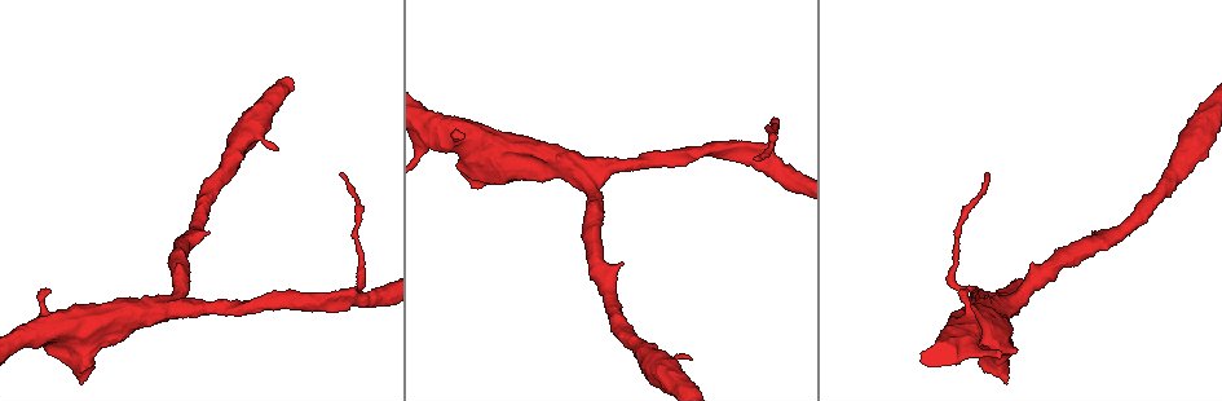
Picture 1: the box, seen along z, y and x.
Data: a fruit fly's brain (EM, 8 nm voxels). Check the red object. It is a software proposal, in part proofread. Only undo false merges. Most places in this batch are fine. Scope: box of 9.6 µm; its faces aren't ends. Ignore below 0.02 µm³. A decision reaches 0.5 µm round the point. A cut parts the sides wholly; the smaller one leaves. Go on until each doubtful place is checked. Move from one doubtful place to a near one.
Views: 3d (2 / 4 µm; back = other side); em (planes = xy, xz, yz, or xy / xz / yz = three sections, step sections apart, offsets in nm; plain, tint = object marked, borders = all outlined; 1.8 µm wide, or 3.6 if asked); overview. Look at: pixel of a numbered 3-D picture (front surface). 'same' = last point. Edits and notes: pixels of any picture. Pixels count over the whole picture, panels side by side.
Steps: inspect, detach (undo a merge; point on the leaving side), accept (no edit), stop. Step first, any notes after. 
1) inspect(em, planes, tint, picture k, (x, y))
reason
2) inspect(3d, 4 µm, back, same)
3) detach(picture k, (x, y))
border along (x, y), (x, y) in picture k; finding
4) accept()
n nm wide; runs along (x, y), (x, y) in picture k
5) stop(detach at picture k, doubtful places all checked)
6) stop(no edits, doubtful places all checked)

inspect(em, 3.6 µm, planes, tint, picture 1, (969, 311))
thick turns thin

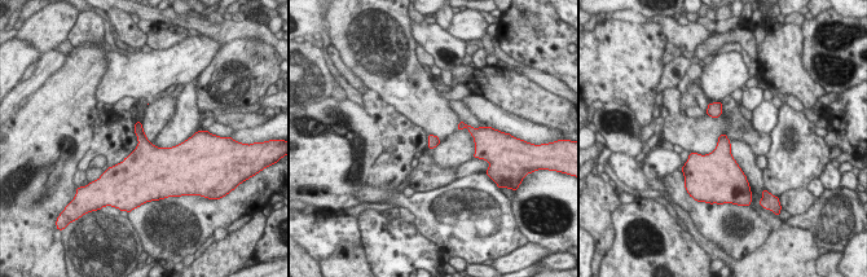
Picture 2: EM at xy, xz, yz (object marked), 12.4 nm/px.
accept()
140 nm wide; one neuron here

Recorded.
inspect(em, yz, step 8, tint, picture 1, (769, 125))
narrows sharply

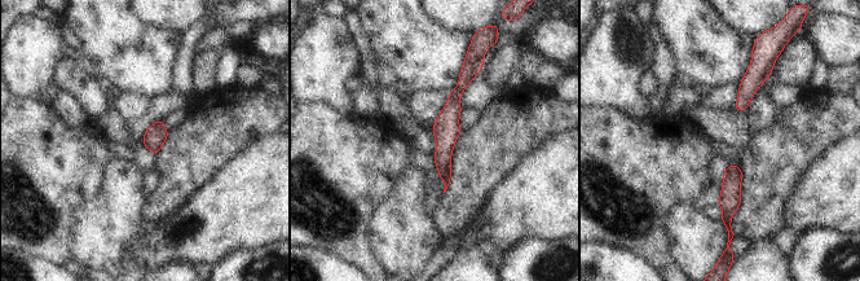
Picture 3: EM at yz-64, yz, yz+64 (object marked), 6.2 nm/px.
accept()
runs along (464, 70), (446, 124), (446, 179) in picture 3; continuous, no second neuron

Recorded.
inspect(em, planes, borders, picture 1, (760, 163))
arms part here

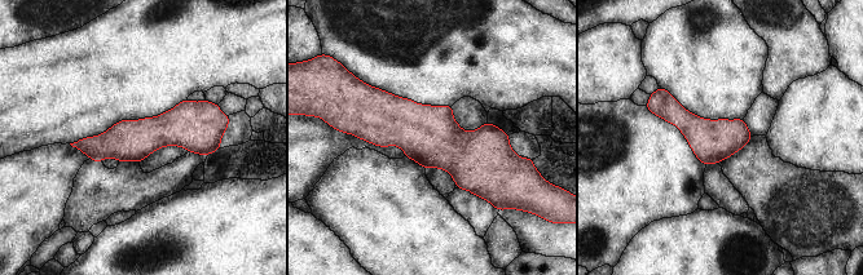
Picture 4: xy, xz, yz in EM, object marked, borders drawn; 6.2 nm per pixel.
accept()
260 nm wide; runs along (356, 127), (509, 155) in picture 4; all the same neuron

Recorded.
stop(no edits, doubtful places all checked)

